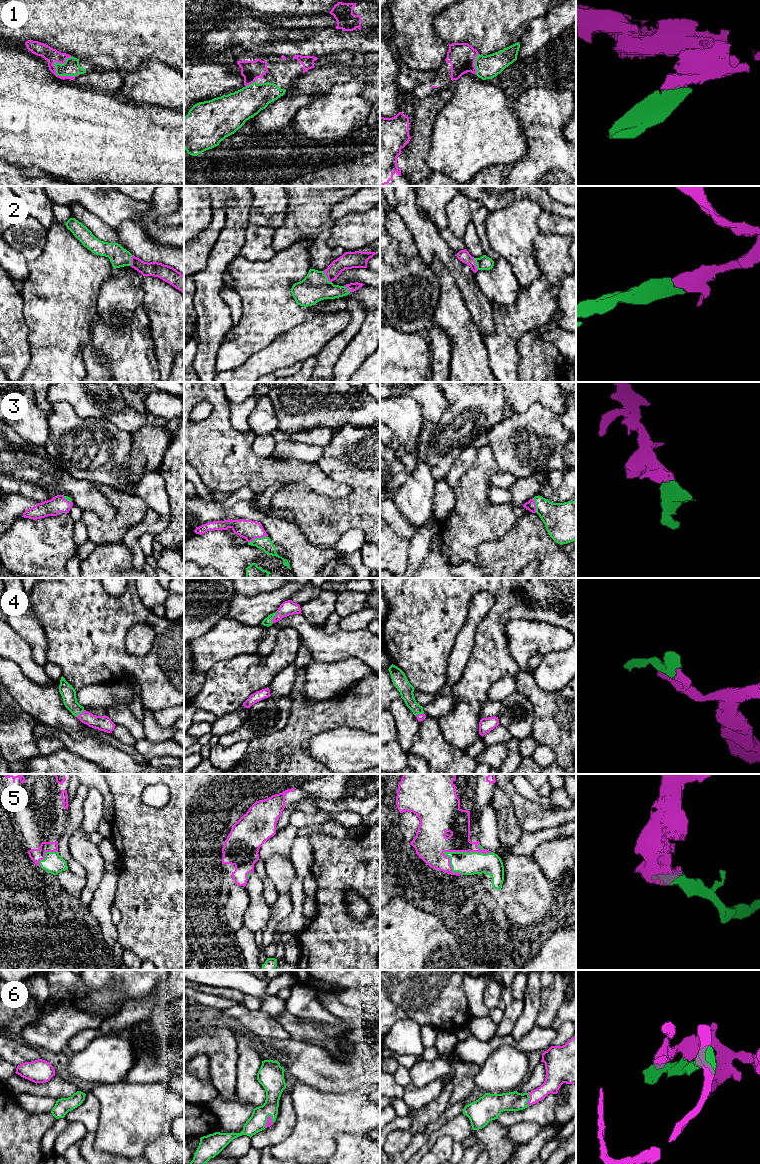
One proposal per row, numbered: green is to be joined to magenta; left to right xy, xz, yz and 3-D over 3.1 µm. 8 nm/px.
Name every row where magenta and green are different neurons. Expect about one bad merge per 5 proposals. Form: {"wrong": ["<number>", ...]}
{"wrong": []}

